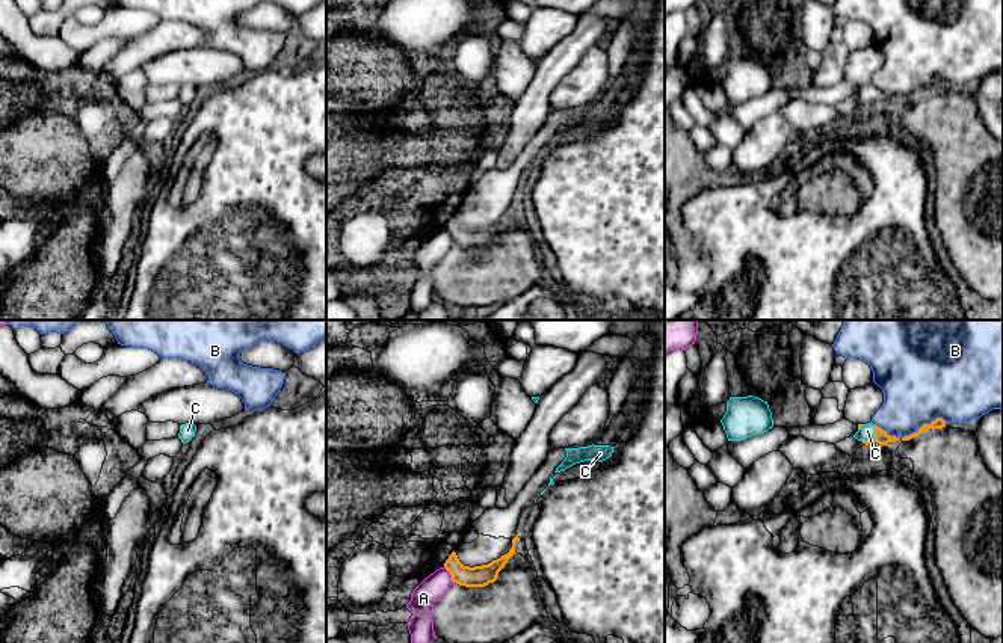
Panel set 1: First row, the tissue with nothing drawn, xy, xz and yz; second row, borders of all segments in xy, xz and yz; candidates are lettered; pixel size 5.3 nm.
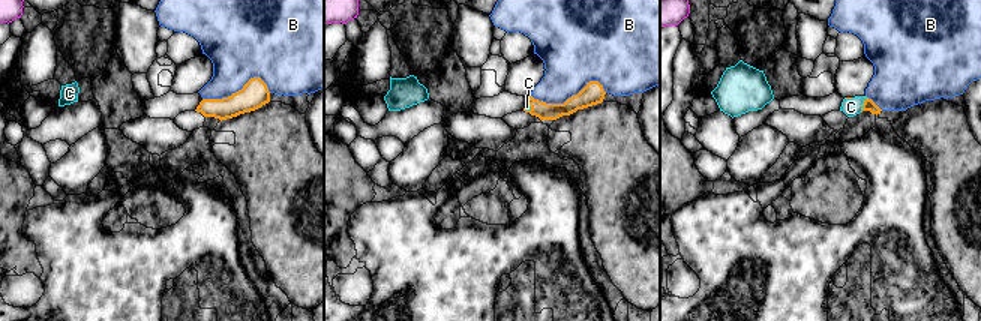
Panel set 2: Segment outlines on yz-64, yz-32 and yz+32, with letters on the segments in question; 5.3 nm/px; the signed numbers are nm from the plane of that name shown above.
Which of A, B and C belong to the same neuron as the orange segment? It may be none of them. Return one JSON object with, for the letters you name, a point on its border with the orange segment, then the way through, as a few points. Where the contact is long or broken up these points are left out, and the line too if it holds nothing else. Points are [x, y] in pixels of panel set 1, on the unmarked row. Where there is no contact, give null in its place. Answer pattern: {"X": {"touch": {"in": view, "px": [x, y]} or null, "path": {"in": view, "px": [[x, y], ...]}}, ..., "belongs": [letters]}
{"C": {"touch": {"in": "yz", "px": [875, 95]}, "path": {"in": "yz", "px": [[881, 98], [875, 95], [867, 92]]}}, "belongs": ["C"]}

